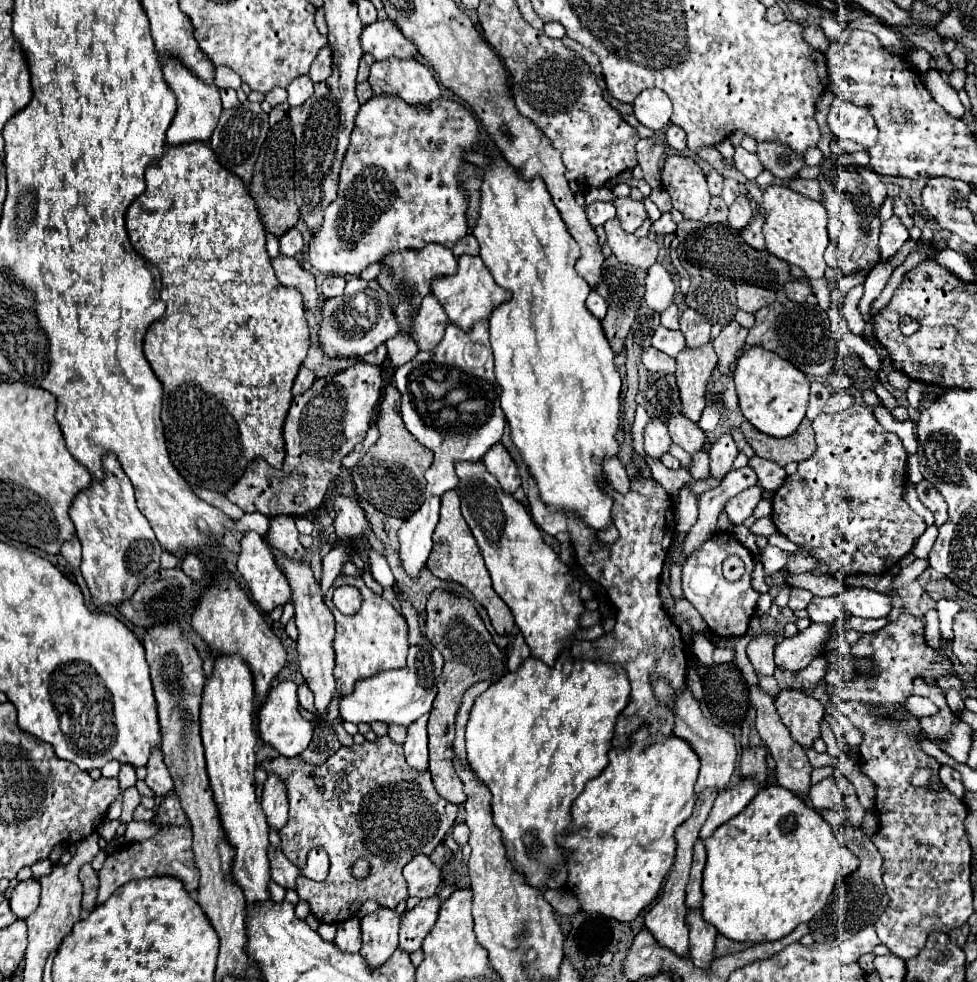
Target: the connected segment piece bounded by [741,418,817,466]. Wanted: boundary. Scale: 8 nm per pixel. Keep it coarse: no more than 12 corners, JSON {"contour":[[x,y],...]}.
{"contour":[[811,420],[785,438],[749,422],[741,432],[757,456],[781,466],[803,462],[817,448]]}

